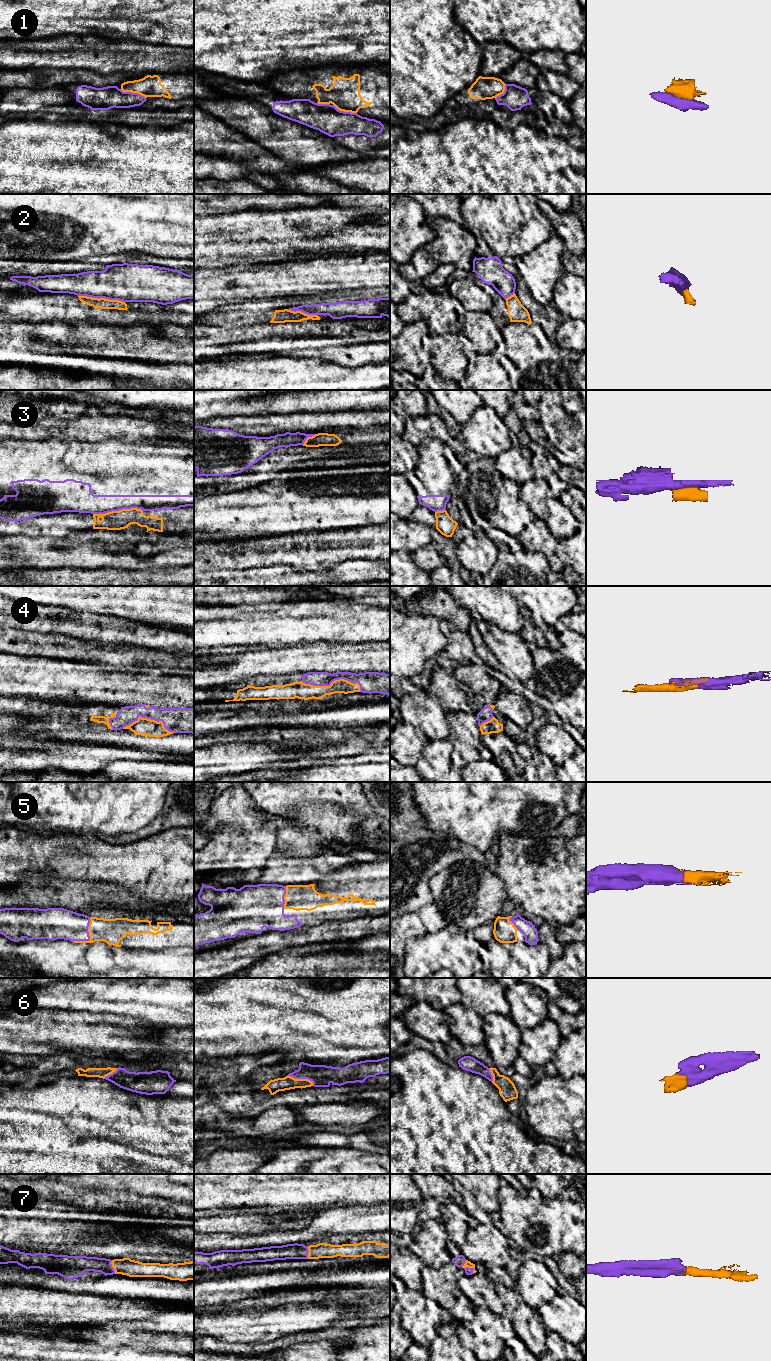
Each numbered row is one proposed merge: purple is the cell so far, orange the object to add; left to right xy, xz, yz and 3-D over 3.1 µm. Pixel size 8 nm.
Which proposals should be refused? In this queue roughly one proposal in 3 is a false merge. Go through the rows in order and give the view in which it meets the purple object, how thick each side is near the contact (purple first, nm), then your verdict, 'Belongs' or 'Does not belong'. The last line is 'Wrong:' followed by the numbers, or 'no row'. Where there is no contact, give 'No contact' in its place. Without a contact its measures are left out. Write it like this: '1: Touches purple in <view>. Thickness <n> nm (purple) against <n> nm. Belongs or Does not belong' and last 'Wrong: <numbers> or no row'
1: Touches purple in xy. Thickness 180 nm (purple) against 180 nm. Does not belong
2: Touches purple in xy. Thickness 300 nm (purple) against 90 nm. Does not belong
3: Touches purple in xy. Thickness 170 nm (purple) against 160 nm. Does not belong
4: Touches purple in xz. Thickness 120 nm (purple) against 130 nm. Belongs
5: Touches purple in xy. Thickness 240 nm (purple) against 200 nm. Belongs
6: Touches purple in xz. Thickness 180 nm (purple) against 110 nm. Belongs
7: Touches purple in yz. Thickness 60 nm (purple) against 50 nm. Belongs
Wrong: 1, 2, 3

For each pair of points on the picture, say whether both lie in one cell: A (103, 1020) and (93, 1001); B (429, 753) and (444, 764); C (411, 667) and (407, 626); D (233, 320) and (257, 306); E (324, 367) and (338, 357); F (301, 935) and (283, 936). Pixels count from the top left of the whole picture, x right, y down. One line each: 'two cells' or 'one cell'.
A: two cells
B: one cell
C: one cell
D: one cell
E: two cells
F: one cell

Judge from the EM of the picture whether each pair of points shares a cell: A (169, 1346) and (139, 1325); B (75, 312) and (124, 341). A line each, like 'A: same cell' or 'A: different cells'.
A: same cell
B: different cells

